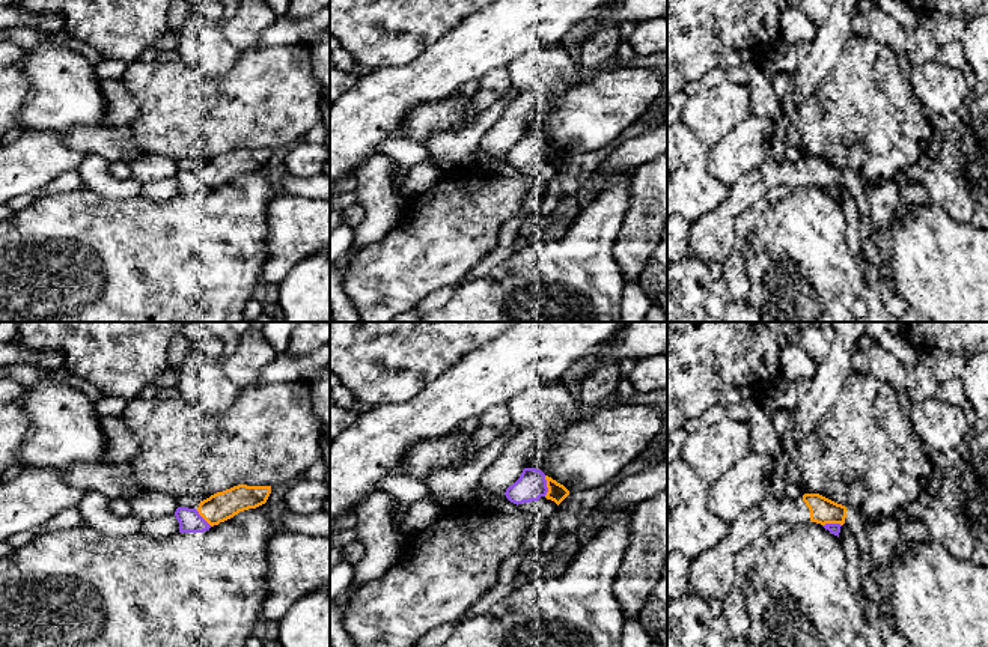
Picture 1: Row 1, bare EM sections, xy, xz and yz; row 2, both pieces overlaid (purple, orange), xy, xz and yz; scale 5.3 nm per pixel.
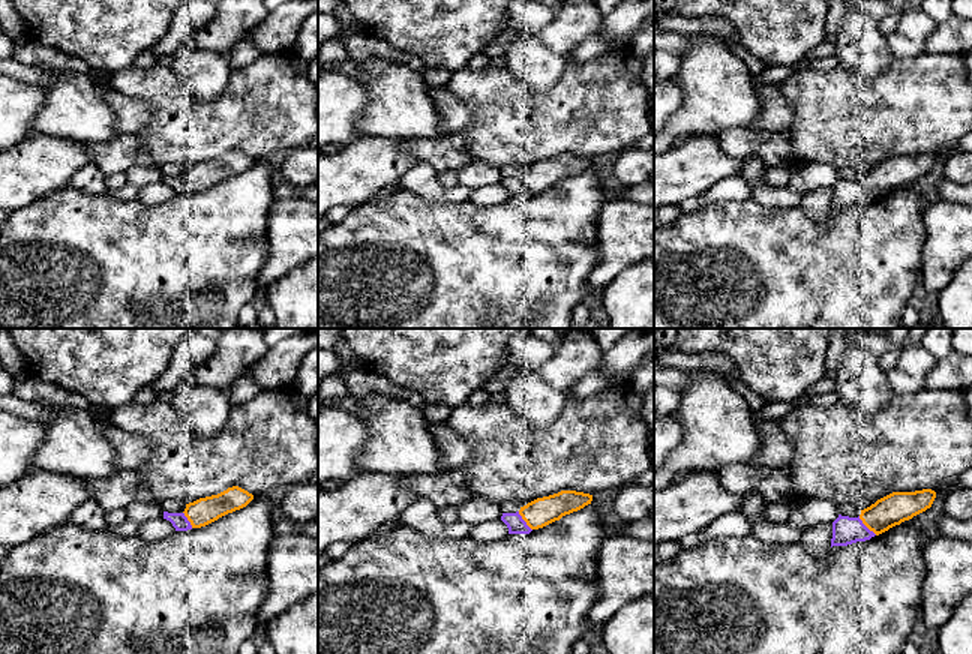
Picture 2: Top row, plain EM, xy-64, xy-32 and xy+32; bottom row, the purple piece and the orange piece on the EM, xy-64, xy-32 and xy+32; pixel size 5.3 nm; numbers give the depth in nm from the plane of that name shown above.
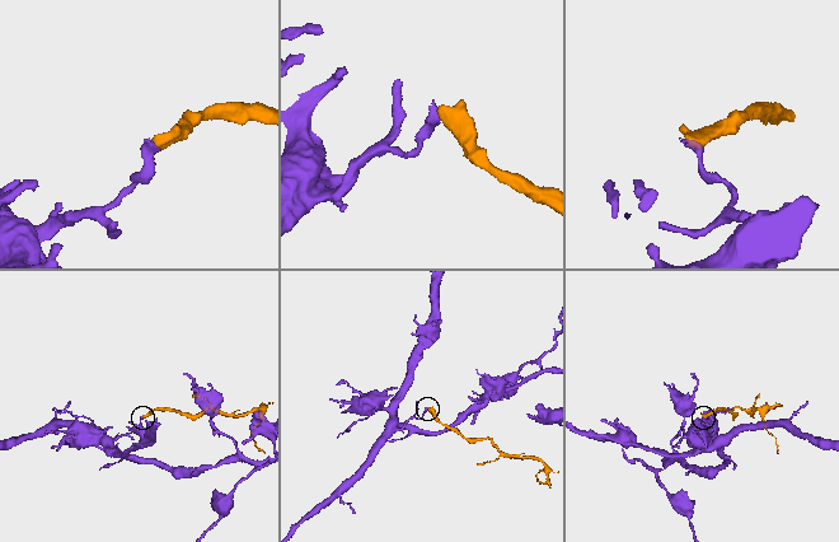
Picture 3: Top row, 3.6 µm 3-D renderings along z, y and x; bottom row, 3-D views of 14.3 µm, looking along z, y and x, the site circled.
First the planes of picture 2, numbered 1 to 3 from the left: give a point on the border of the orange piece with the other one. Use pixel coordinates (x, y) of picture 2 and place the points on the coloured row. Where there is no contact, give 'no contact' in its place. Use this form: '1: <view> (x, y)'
1: xy-64 (186, 519)
2: xy-32 (524, 521)
3: xy+32 (866, 527)

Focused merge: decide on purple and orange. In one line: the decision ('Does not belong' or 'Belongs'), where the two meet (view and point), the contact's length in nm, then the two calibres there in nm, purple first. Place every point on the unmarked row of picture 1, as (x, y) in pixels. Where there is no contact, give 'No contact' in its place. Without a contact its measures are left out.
Does not belong. Touches purple at xz (545, 149). Shared border 110 nm. Thickness 160 nm (purple) against 100 nm

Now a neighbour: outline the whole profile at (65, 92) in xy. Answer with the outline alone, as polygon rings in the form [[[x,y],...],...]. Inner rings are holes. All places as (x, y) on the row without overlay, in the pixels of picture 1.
[[[42,41],[24,53],[20,68],[30,81],[30,98],[21,111],[24,129],[66,131],[75,125],[102,126],[107,123],[107,99],[101,90],[95,65],[68,47]]]

